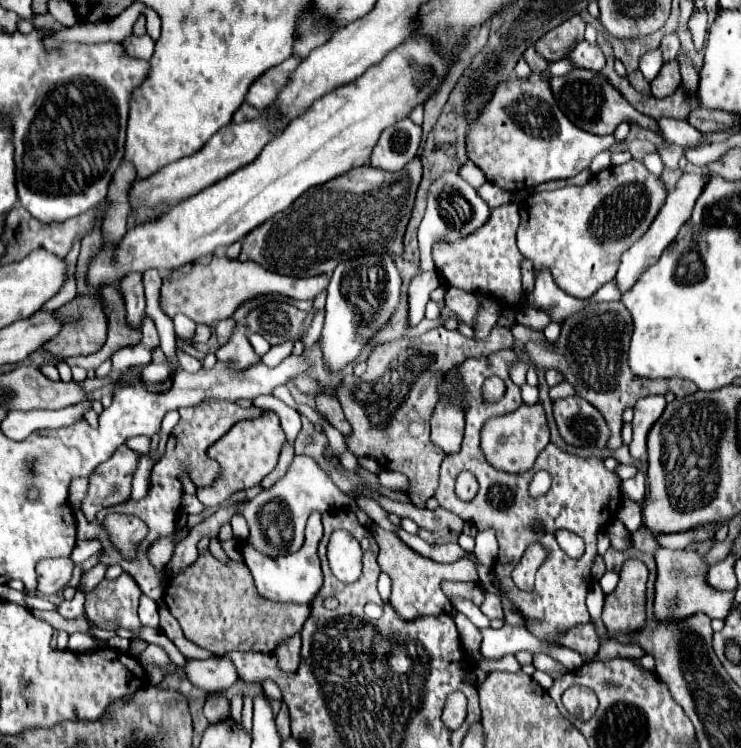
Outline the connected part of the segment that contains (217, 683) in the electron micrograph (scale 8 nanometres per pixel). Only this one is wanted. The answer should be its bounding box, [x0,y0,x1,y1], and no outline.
[183,657,239,693]

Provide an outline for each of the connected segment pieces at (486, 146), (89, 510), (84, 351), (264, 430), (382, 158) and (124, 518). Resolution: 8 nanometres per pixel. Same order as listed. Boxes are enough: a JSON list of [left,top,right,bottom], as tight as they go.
[[467,47,615,191],[81,447,137,519],[43,293,107,359],[197,409,285,507],[369,117,421,171],[99,513,147,561]]

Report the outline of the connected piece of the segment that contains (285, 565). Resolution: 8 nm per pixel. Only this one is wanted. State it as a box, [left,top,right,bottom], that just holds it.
[241,511,323,605]

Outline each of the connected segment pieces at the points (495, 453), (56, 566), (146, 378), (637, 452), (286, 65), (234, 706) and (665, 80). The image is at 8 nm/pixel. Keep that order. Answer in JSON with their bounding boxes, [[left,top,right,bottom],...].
[[481,403,549,475],[37,559,73,595],[141,365,169,383],[629,395,665,459],[245,57,301,111],[230,695,243,724],[651,61,681,95]]

